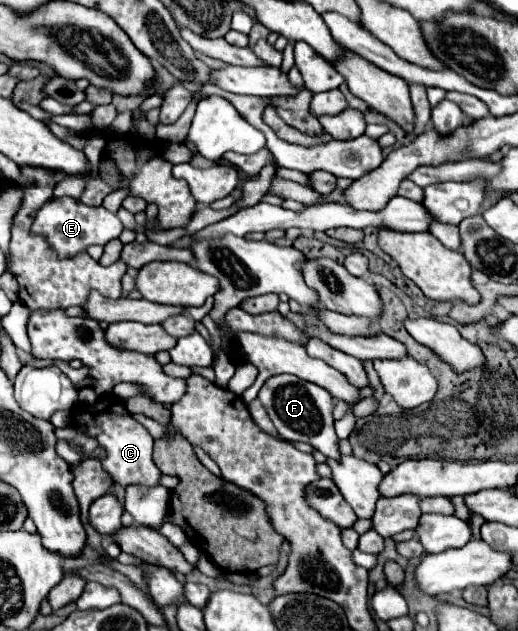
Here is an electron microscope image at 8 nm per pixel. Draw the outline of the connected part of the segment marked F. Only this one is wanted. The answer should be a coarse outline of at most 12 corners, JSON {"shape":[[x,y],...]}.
{"shape":[[297,376],[259,390],[279,436],[341,460],[335,400]]}

